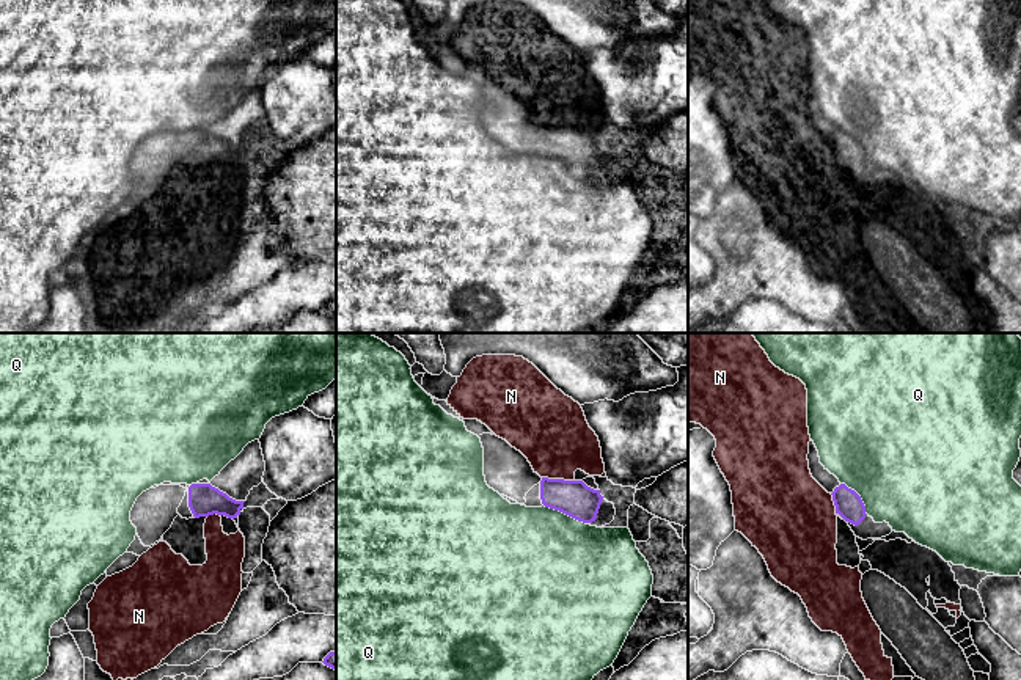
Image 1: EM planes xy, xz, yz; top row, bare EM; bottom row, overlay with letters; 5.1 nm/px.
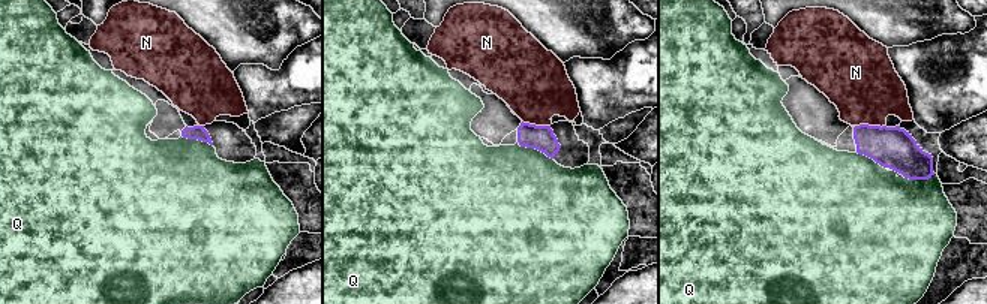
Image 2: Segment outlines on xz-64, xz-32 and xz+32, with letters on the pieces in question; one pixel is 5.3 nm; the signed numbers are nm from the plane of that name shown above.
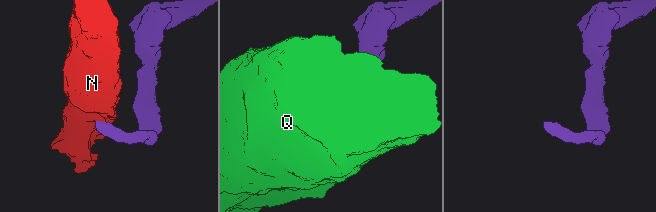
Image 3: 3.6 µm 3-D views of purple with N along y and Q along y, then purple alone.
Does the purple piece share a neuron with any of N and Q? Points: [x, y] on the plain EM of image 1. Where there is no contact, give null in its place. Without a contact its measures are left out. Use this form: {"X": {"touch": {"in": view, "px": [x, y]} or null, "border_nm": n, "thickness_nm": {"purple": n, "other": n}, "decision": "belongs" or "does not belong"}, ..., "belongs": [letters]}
{"N": {"touch": {"in": "xz", "px": [558, 127]}, "border_nm": 170, "thickness_nm": {"purple": 190, "other": 380}, "decision": "does not belong"}, "Q": {"touch": {"in": "xz", "px": [564, 160]}, "border_nm": 240, "thickness_nm": {"purple": 190, "other": 480}, "decision": "does not belong"}, "belongs": []}

